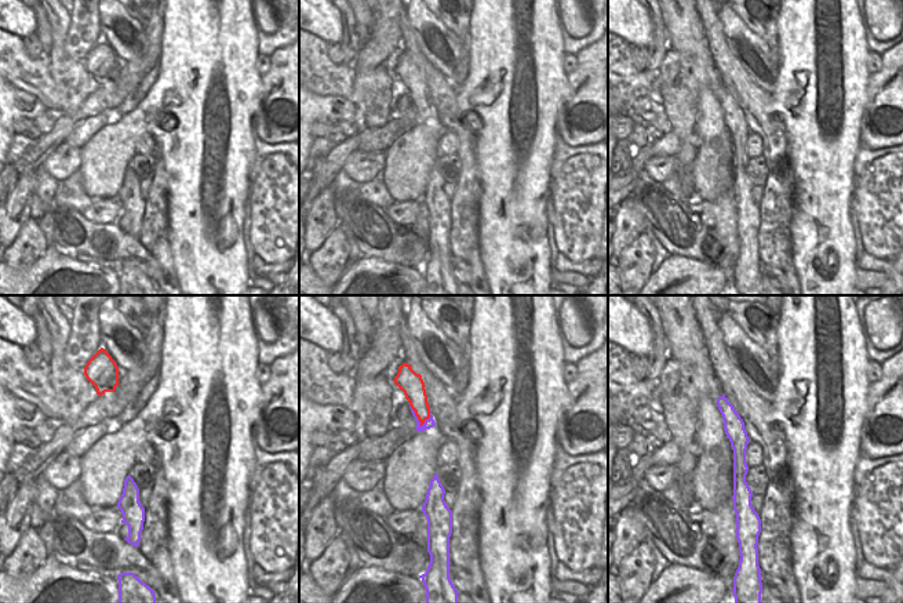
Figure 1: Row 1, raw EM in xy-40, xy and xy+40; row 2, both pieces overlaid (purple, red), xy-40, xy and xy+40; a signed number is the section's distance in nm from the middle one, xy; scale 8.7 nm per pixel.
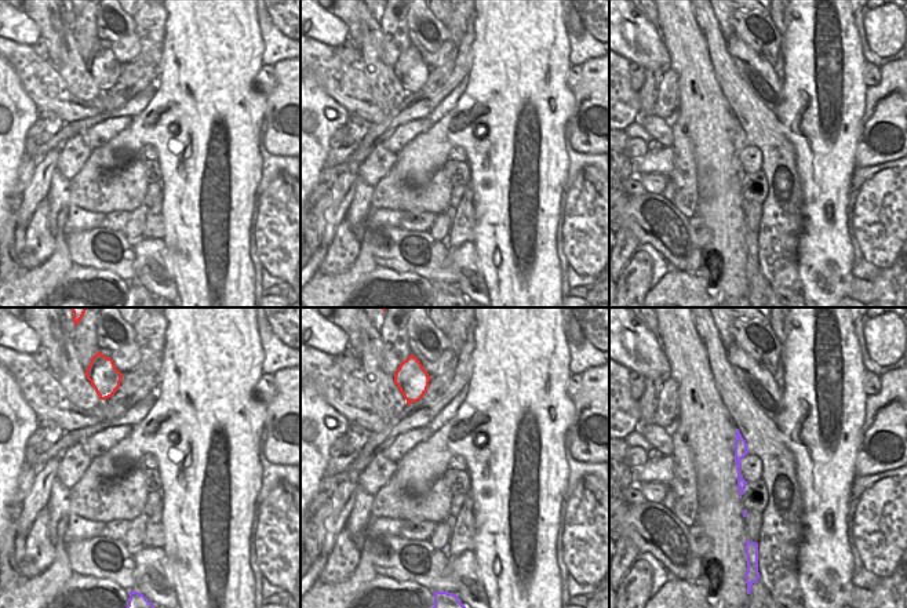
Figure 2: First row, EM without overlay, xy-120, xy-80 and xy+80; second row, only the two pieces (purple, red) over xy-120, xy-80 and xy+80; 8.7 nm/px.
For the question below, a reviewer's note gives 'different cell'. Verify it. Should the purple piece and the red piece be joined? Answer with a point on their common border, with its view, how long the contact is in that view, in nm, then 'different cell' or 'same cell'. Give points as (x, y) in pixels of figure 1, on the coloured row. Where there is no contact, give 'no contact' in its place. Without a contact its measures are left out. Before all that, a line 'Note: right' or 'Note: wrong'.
Note: wrong
xy (415, 416) | 220 nm | same cell

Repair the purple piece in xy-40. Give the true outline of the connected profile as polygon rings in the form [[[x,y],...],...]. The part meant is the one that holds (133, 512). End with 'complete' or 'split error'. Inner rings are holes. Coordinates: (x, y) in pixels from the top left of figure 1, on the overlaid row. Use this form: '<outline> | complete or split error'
[[[130,475],[124,480],[124,488],[117,508],[123,513],[121,523],[128,526],[128,535],[124,540],[134,546],[139,546],[145,522],[145,508],[139,502],[139,488]]] | complete

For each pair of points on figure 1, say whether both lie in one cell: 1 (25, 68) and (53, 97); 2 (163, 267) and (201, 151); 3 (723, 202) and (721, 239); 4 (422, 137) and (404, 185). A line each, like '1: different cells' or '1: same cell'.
1: same cell
2: different cells
3: same cell
4: same cell

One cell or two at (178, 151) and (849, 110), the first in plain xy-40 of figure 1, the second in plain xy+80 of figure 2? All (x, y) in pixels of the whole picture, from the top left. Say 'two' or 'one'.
one

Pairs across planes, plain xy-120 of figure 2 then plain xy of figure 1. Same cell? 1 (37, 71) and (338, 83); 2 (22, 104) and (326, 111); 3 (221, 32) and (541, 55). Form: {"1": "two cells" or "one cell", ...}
{"1": "one cell", "2": "one cell", "3": "one cell"}

